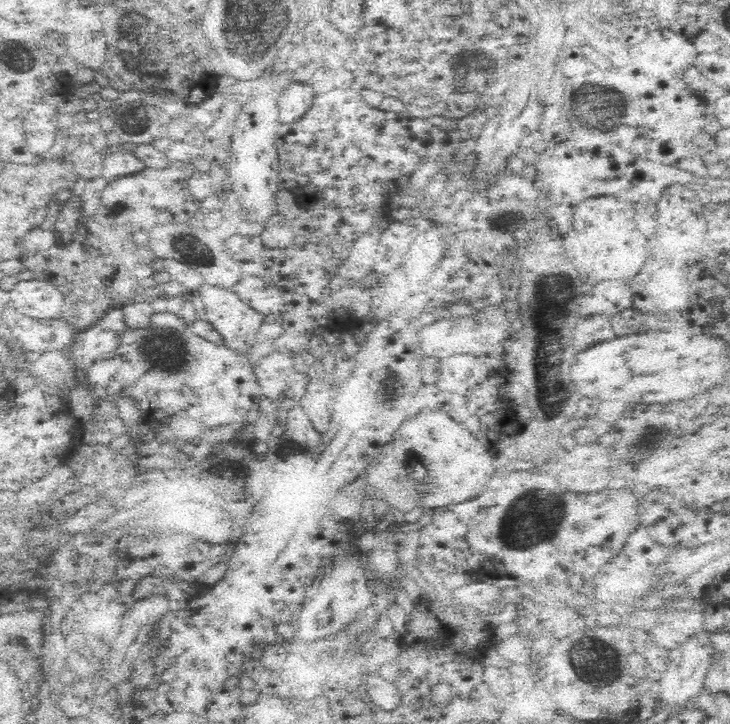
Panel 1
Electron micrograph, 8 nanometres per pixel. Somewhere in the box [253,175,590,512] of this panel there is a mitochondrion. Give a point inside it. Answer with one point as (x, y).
(550, 291)

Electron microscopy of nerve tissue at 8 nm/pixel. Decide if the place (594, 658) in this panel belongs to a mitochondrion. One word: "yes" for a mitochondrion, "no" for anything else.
yes

